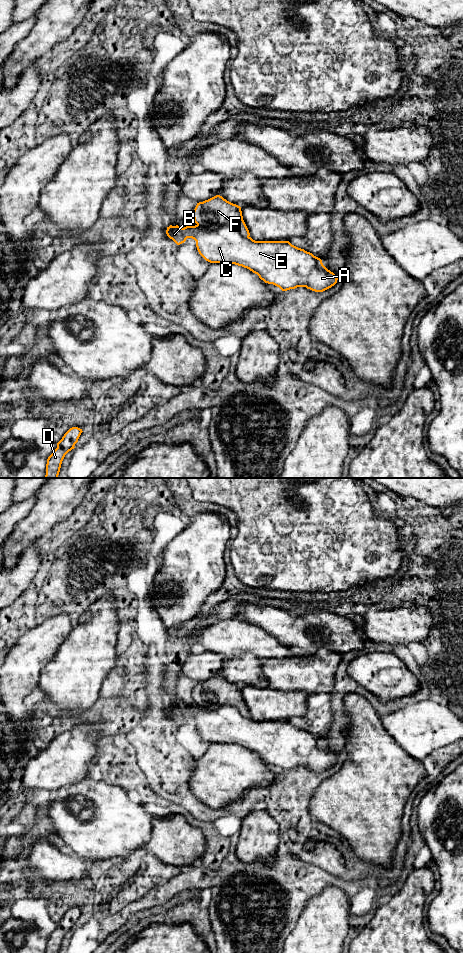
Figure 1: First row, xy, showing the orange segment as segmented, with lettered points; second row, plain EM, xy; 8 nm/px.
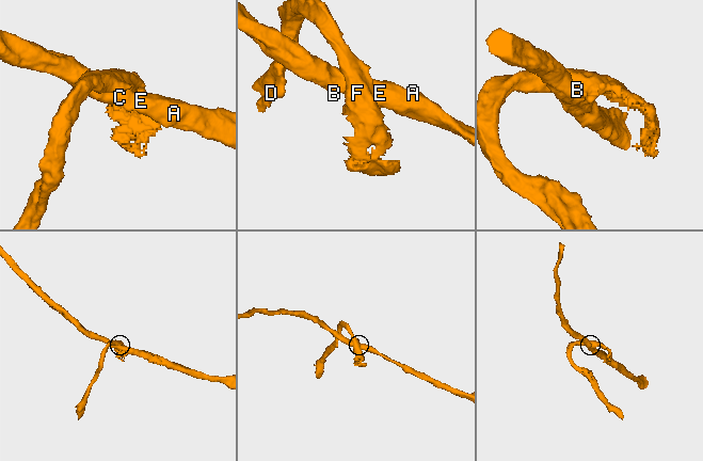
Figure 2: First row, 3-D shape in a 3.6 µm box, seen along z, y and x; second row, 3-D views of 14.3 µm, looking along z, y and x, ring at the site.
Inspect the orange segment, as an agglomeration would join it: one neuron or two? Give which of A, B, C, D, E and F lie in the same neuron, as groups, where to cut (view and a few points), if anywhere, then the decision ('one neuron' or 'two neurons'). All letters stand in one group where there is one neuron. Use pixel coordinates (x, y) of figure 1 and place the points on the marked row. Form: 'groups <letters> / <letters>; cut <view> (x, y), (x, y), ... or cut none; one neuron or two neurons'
groups A B C E / D F; cut xy (197, 224), (202, 226), (232, 225), (244, 236), (248, 237); two neurons

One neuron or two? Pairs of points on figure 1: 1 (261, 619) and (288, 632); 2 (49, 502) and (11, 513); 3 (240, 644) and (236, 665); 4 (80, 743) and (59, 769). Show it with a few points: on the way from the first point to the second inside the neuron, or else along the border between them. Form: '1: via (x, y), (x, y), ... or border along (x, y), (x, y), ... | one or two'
1: via (268, 619), (276, 621), (281, 625) | one
2: border along (35, 493), (35, 502), (31, 510), (16, 525) | two
3: border along (226, 657), (253, 654), (261, 659) | two
4: via (74, 749), (62, 763) | one

